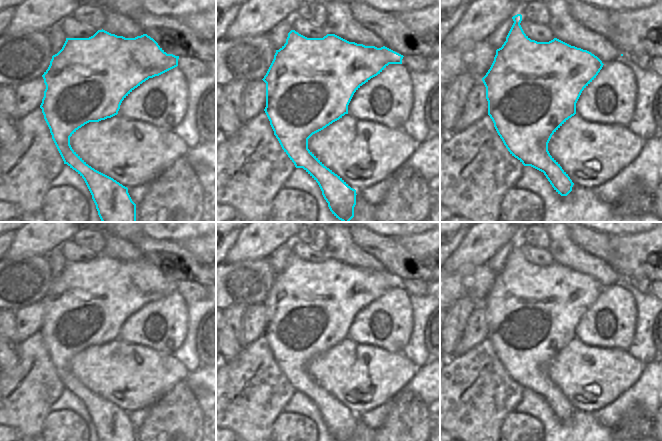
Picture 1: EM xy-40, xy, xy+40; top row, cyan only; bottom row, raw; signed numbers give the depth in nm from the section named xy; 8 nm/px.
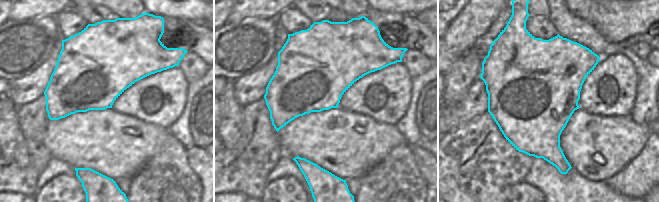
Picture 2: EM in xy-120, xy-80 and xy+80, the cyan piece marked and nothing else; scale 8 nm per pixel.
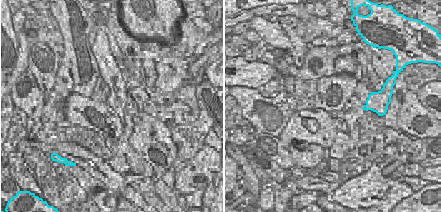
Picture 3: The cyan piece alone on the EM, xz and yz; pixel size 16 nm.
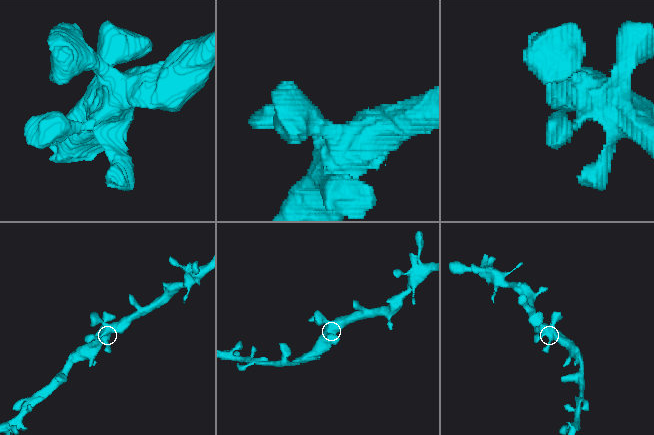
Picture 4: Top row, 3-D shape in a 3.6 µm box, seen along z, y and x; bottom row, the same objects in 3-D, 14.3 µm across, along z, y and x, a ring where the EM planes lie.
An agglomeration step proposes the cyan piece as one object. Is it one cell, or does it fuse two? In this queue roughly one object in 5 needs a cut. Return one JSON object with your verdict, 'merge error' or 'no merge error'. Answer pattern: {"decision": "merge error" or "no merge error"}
{"decision": "no merge error"}

